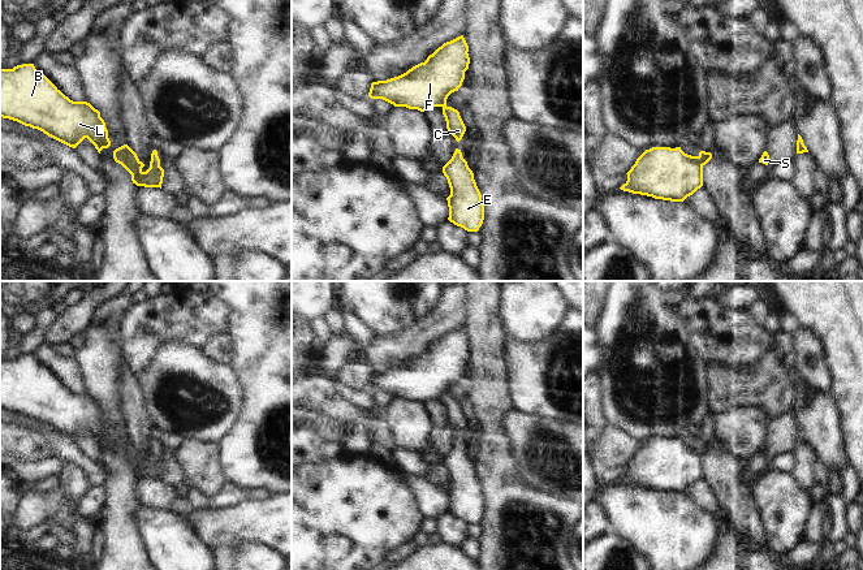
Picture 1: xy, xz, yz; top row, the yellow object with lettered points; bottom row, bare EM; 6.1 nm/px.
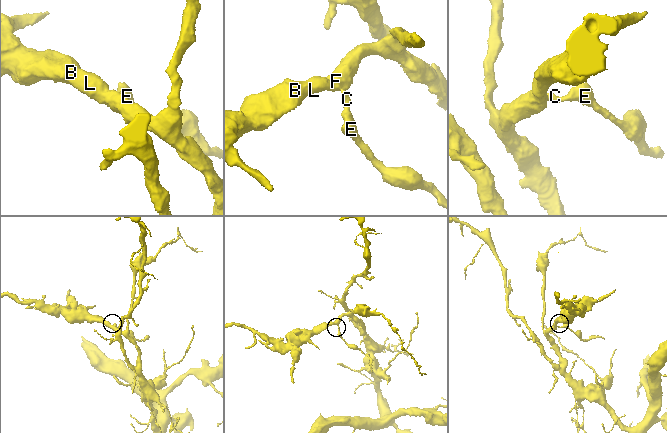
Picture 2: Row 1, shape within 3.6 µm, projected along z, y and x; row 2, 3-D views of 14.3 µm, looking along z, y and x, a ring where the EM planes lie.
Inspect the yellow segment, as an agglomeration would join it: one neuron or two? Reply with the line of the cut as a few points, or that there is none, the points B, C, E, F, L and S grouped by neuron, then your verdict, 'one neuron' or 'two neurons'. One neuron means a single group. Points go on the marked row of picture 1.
cut yz (698, 156), (703, 164); groups B F L / C E S; two neurons

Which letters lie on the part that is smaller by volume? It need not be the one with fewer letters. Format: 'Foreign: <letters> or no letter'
Foreign: C, E, S

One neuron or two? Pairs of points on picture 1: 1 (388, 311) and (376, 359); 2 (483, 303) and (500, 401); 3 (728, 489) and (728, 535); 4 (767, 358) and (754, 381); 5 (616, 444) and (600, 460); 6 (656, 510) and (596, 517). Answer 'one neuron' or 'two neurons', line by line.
1: two neurons
2: one neuron
3: two neurons
4: one neuron
5: one neuron
6: two neurons

